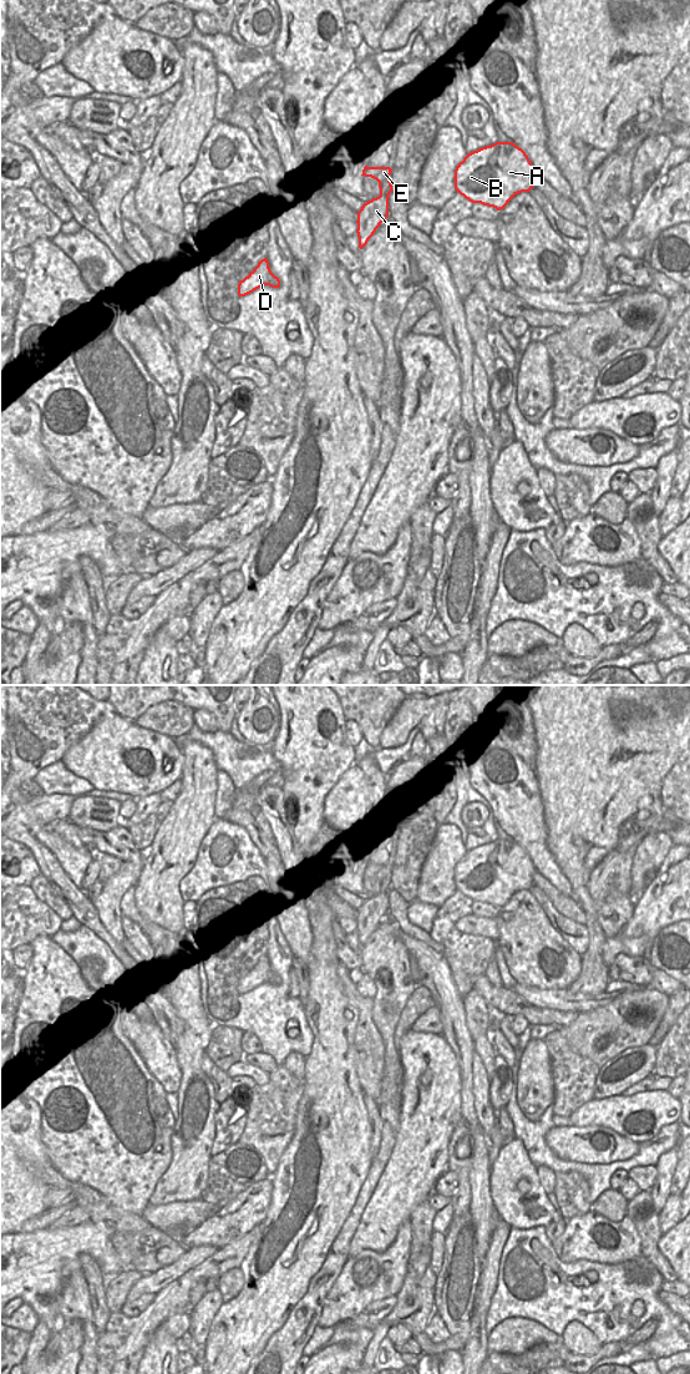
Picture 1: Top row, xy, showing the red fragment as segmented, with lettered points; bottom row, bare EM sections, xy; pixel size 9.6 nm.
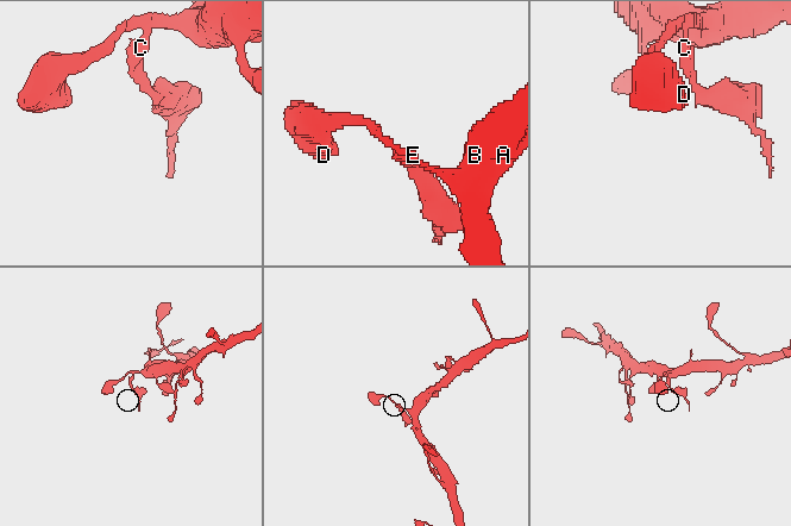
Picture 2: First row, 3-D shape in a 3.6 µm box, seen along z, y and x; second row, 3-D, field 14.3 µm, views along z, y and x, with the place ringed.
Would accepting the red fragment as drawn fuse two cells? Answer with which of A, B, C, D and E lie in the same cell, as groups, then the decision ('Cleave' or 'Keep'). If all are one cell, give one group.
Groups: A B D E / C. Cleave

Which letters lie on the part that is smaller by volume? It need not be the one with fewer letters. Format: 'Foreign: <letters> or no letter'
Foreign: C

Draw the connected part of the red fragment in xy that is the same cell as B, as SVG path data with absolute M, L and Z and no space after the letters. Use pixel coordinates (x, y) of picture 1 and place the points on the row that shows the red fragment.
M496 142L467 153L455 169L455 189L472 203L503 209L518 193L533 188L536 171L513 142Z

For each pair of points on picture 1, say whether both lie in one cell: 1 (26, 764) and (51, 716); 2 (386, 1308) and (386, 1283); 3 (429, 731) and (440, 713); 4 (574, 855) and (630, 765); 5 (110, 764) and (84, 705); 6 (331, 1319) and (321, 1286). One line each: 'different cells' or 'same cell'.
1: same cell
2: different cells
3: same cell
4: same cell
5: different cells
6: different cells

